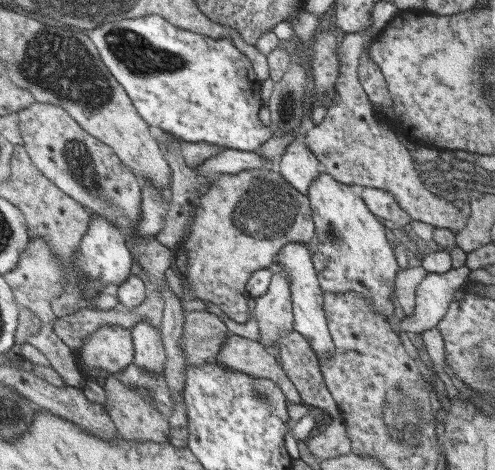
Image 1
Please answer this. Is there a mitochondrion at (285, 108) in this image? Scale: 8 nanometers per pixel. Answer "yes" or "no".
yes

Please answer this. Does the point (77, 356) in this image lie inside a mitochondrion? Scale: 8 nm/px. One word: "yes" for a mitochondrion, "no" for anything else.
no

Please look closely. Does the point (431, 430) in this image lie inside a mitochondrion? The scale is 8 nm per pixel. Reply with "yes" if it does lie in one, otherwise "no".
yes

